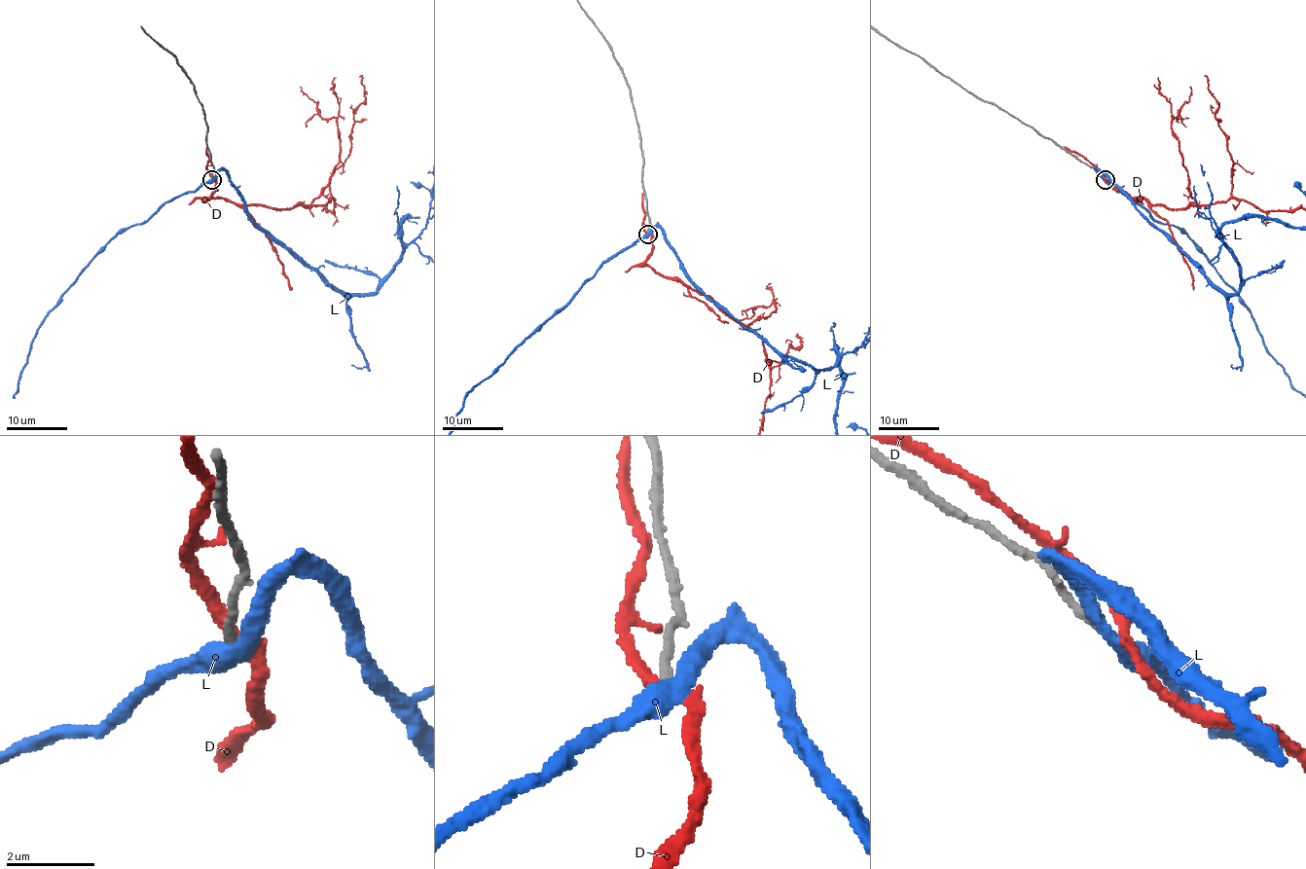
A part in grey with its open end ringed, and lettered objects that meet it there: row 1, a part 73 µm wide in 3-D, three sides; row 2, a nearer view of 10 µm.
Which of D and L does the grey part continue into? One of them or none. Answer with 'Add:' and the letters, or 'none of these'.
Add: none of these

